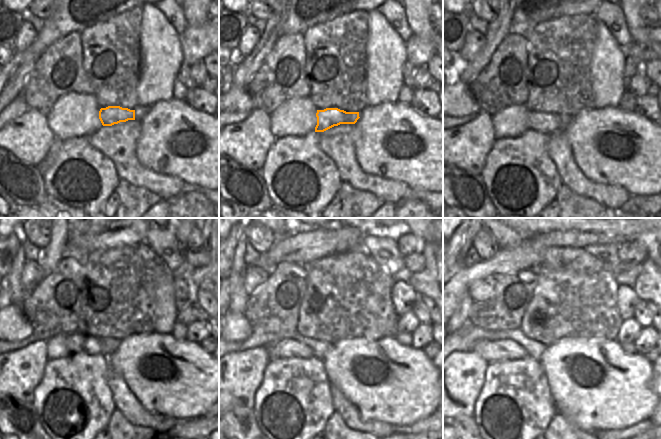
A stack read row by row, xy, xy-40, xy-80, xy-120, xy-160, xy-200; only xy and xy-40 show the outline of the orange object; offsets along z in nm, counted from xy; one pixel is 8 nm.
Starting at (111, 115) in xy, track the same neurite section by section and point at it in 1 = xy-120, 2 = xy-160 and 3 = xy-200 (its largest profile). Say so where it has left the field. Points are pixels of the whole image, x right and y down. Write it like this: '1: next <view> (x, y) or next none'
1: next xy-120 (76, 343)
2: next xy-160 (287, 348)
3: next xy-200 (502, 349)

